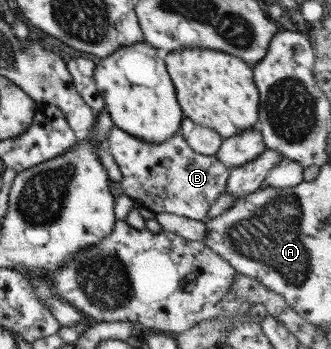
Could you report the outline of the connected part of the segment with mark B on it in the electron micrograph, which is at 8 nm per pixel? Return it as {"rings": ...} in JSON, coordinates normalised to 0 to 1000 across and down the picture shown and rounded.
{"rings":[[[338,364],[326,375],[320,415],[332,450],[363,484],[369,559],[420,576],[426,593],[462,610],[613,633],[637,585],[674,559],[689,487],[647,447],[586,436],[541,378],[526,378],[489,413],[447,413]]]}

